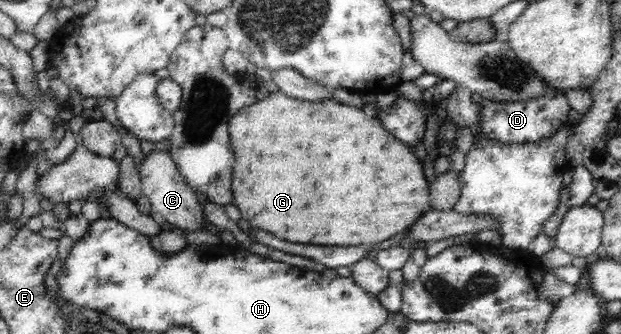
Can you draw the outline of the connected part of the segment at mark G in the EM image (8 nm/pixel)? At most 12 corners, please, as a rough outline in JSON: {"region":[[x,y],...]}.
{"region":[[276,91],[230,120],[233,203],[291,243],[430,208],[362,108]]}

